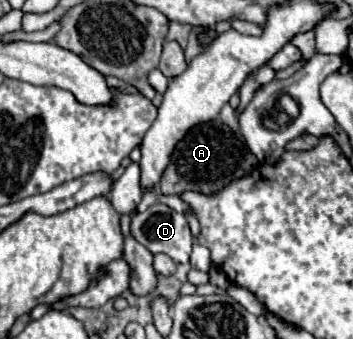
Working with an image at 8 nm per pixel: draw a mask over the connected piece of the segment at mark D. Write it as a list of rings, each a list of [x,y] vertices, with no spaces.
[[[160,202],[132,216],[132,236],[152,254],[164,252],[178,264],[188,262],[194,242],[186,216]]]

